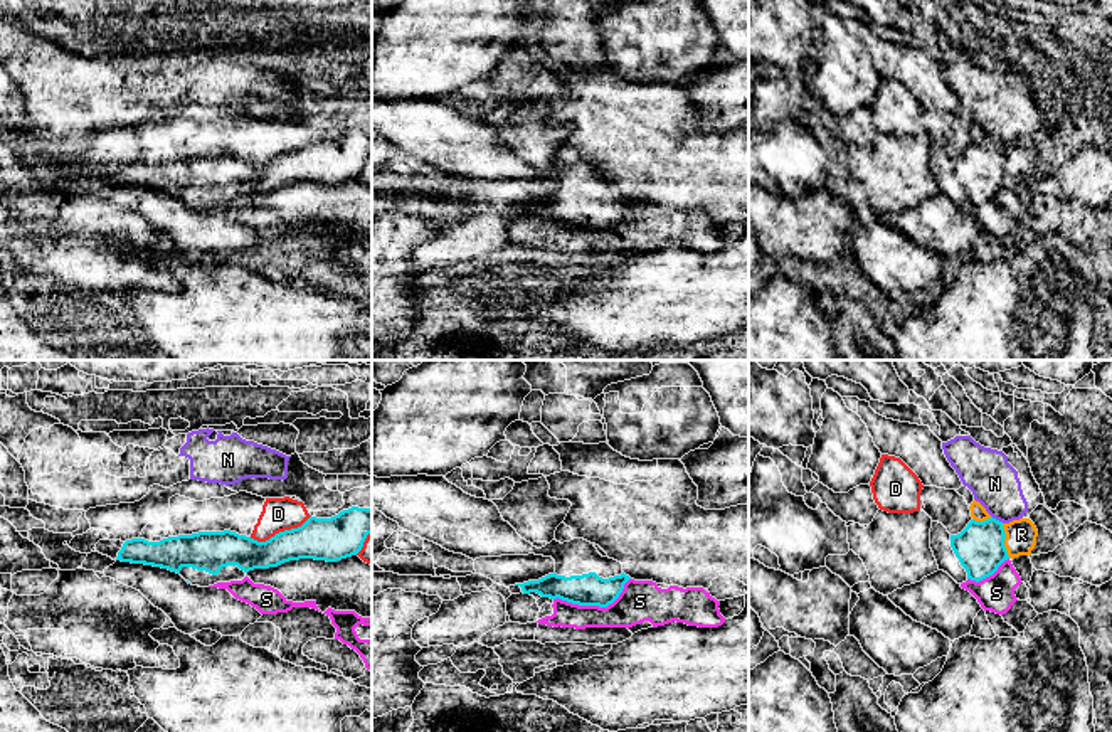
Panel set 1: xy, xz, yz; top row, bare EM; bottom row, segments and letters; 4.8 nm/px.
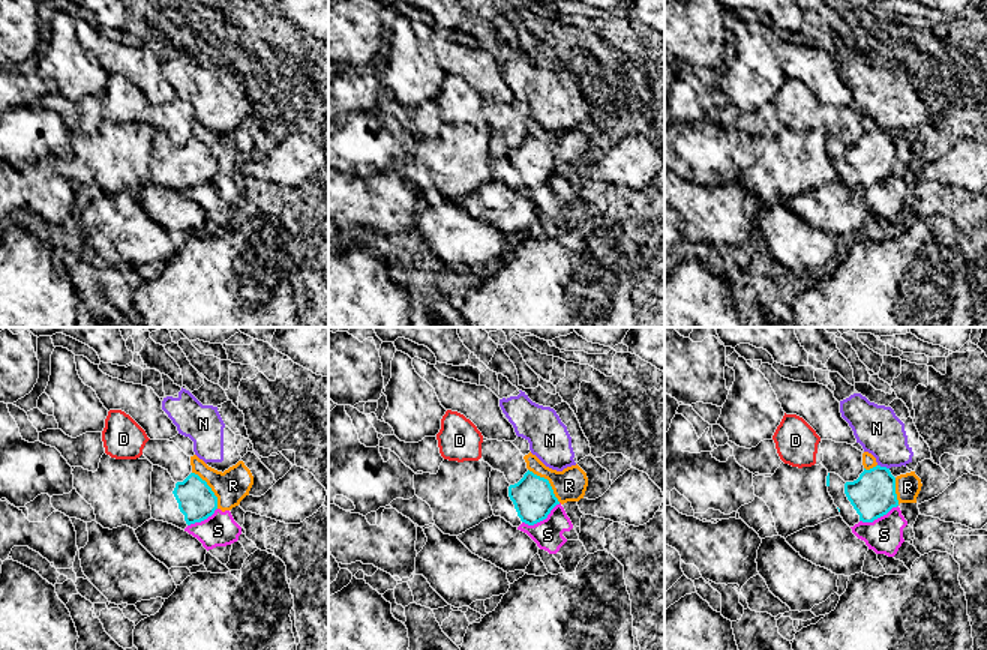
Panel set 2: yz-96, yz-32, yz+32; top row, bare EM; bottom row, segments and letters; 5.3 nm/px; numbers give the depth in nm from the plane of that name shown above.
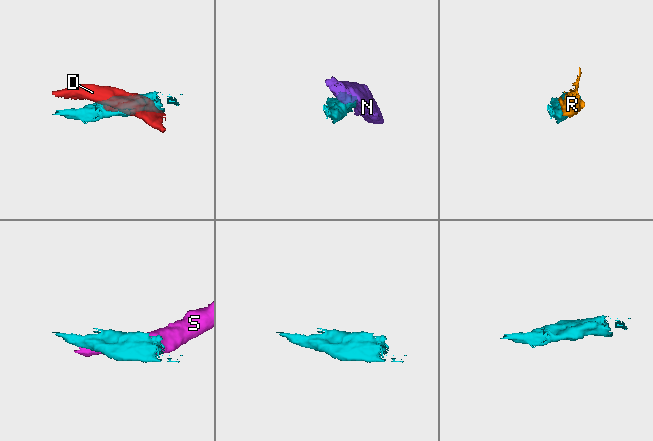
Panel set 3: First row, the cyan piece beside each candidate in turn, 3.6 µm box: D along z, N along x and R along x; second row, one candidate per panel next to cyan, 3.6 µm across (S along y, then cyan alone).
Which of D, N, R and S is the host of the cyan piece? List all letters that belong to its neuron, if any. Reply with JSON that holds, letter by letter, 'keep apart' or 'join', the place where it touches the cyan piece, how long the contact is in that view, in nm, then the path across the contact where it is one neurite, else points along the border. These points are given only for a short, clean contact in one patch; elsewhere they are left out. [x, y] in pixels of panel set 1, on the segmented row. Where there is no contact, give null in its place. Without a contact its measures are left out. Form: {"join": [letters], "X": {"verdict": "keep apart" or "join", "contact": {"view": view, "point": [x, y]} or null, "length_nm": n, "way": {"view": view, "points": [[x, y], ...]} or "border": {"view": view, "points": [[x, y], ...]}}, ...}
{"join": [], "D": {"verdict": "keep apart", "contact": {"view": "xy", "point": [280, 532]}, "length_nm": 320}, "N": {"verdict": "keep apart", "contact": {"view": "yz", "point": [998, 520]}, "length_nm": 70}, "R": {"verdict": "keep apart", "contact": {"view": "yz", "point": [1003, 541]}, "length_nm": 170}, "S": {"verdict": "keep apart", "contact": {"view": "xz", "point": [594, 604]}, "length_nm": 380}}

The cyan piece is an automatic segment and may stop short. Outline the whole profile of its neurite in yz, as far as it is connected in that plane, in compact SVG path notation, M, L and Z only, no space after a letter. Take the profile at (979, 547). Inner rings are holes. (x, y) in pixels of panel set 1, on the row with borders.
M993 517L984 522L971 520L957 535L950 535L939 522L932 522L930 528L930 549L939 570L957 584L993 576L1009 559L1004 538L1003 522Z

